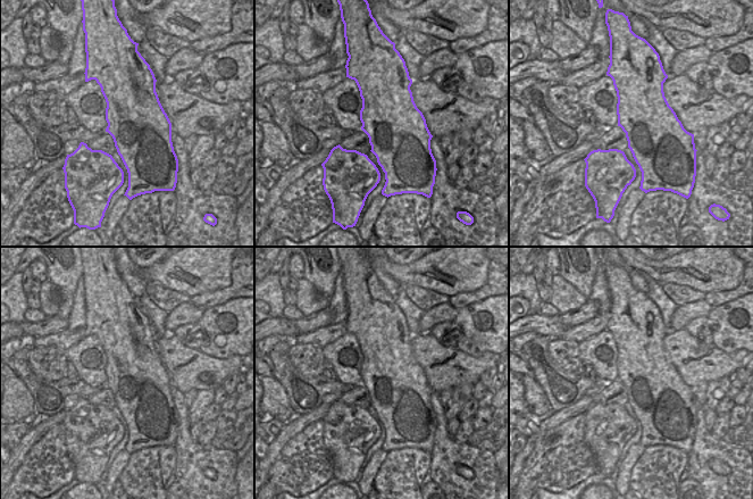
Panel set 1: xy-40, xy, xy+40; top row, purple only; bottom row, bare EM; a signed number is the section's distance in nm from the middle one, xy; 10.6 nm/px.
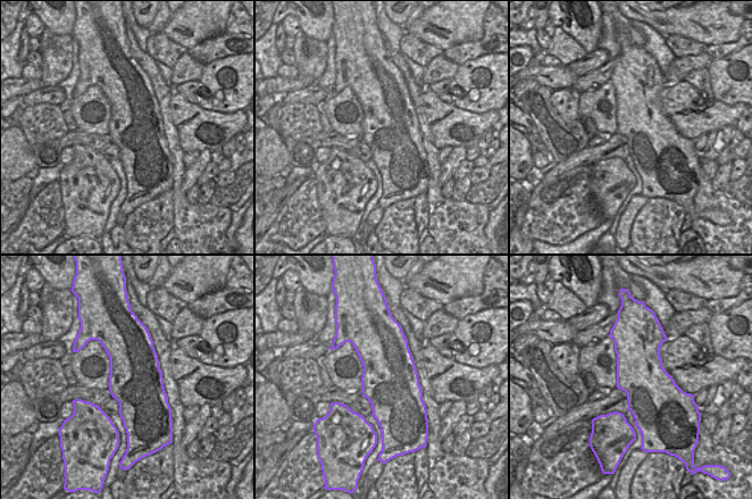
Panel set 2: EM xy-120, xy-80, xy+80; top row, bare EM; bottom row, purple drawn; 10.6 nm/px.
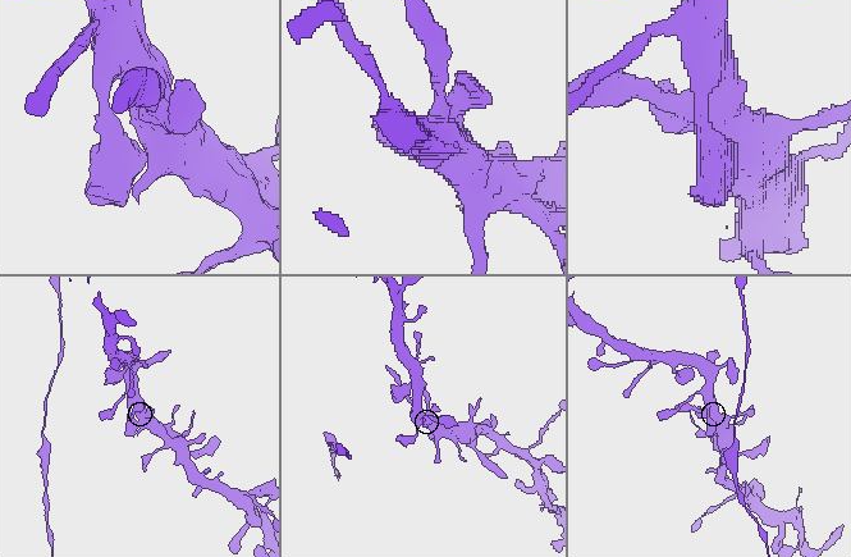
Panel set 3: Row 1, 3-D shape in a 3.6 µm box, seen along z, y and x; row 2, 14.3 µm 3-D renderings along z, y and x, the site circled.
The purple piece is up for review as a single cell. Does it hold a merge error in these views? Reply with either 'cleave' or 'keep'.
keep

